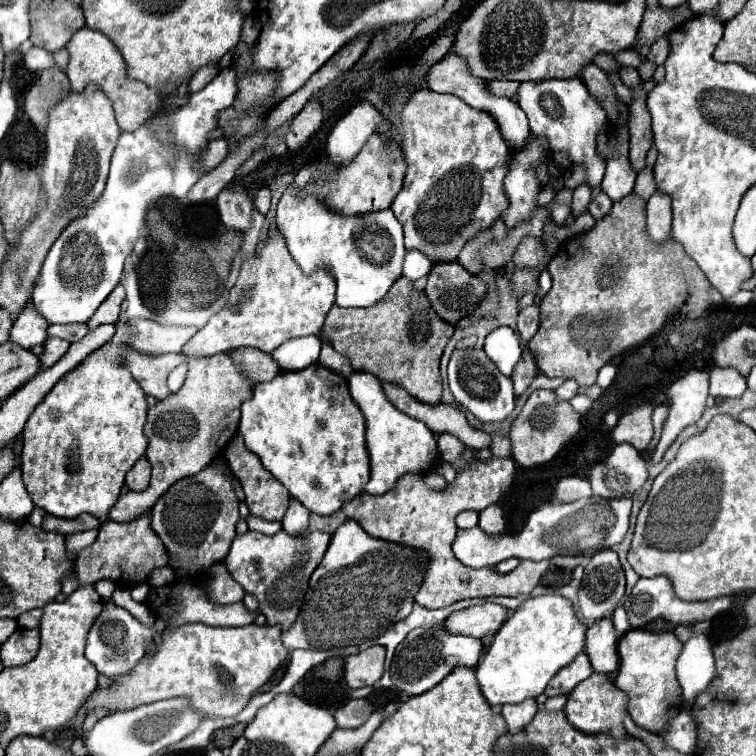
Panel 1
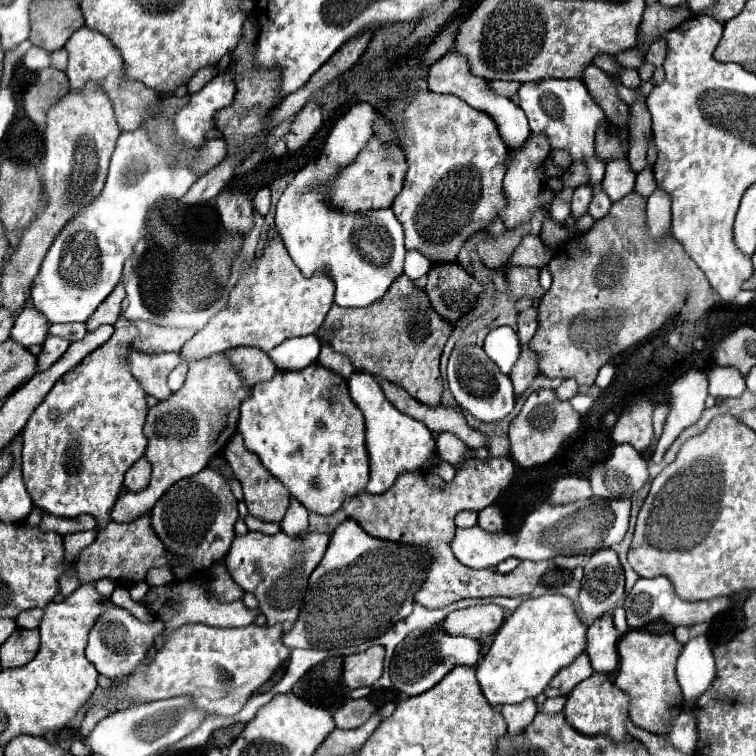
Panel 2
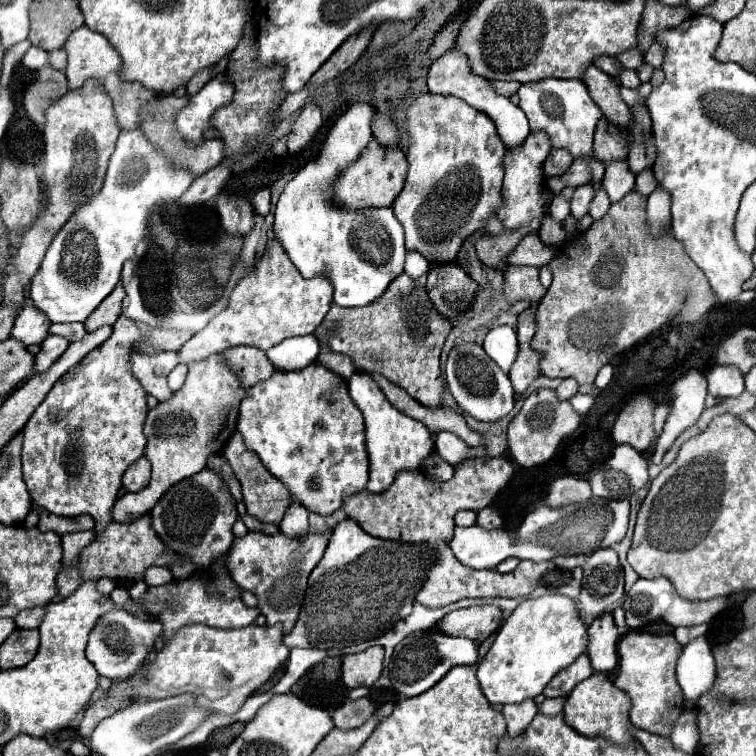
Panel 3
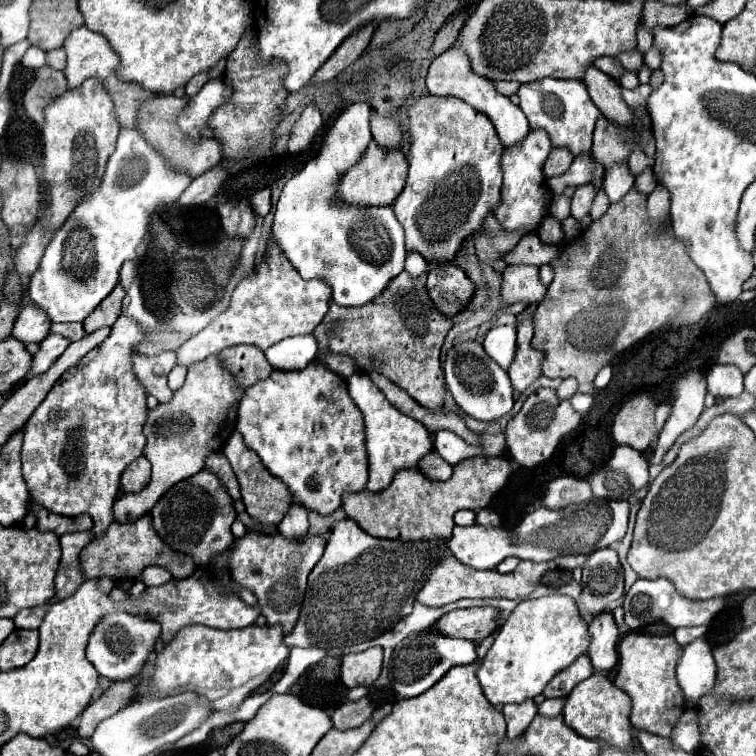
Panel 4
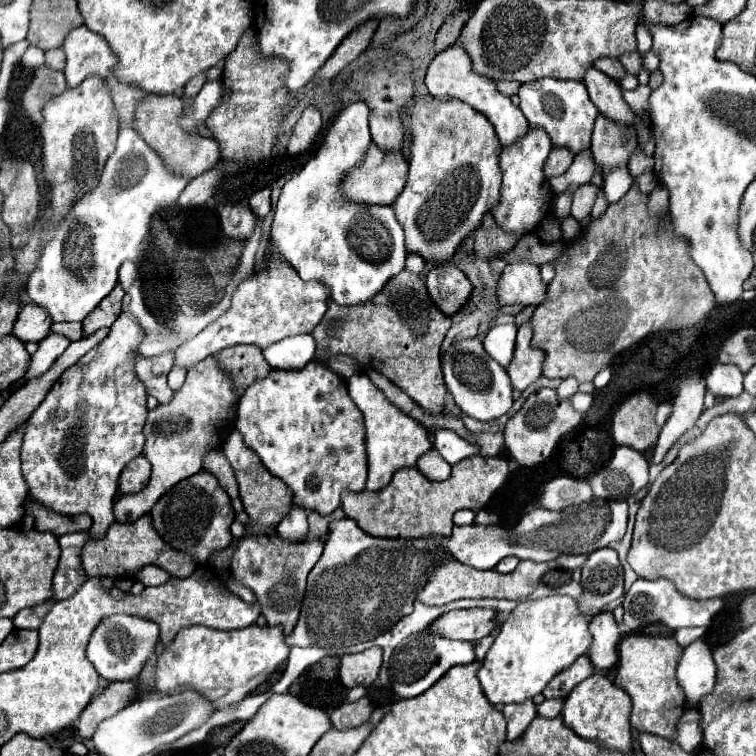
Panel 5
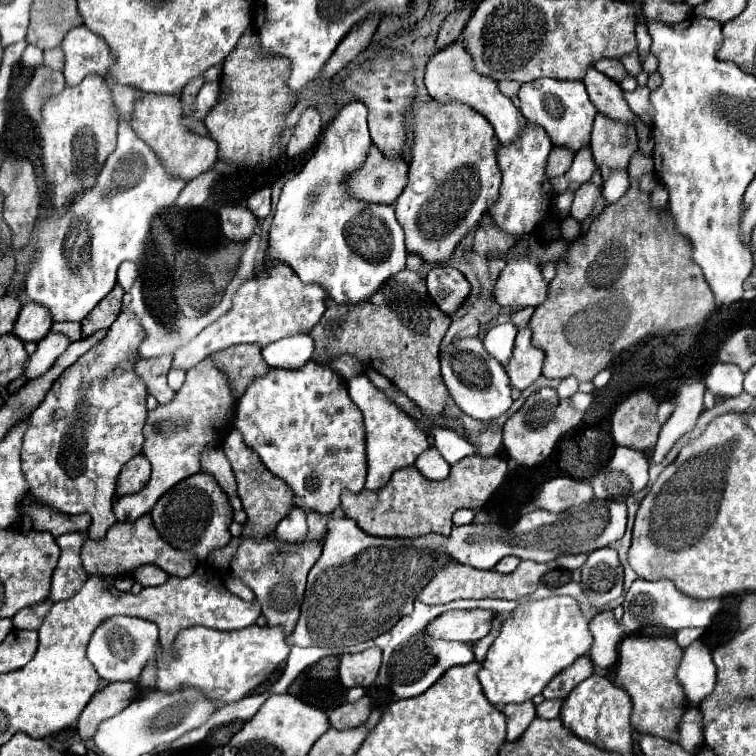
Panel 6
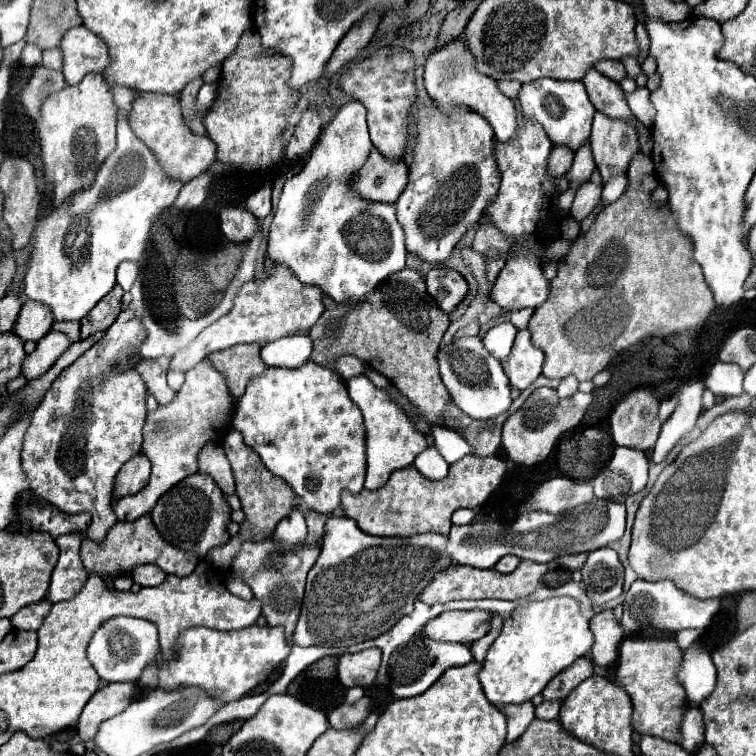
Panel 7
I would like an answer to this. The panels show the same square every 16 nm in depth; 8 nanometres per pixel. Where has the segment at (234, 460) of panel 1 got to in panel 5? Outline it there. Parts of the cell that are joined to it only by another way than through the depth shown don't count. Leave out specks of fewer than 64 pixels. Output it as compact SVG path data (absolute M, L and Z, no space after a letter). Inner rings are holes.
M234 430L228 436L228 440L222 446L222 452L226 454L226 458L232 464L232 470L236 474L238 484L240 484L240 496L242 496L244 510L252 520L252 526L246 526L246 534L268 534L270 528L276 528L276 524L288 514L288 510L292 506L292 492L286 488L286 484L280 478L272 476L264 468L258 454L244 444L238 430Z

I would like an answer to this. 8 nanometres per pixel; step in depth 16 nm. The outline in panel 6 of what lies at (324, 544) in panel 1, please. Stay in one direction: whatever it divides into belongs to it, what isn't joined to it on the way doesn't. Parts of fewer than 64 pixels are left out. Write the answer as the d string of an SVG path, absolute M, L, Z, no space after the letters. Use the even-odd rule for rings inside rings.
M272 536L268 538L246 538L240 542L238 552L234 554L230 562L230 570L236 578L242 580L254 594L256 600L262 606L262 614L266 616L270 626L282 626L286 636L292 634L298 614L300 614L300 604L304 598L304 588L306 588L306 576L310 568L316 564L316 560L322 554L322 542L312 540L312 542L300 542L300 544L284 544Z

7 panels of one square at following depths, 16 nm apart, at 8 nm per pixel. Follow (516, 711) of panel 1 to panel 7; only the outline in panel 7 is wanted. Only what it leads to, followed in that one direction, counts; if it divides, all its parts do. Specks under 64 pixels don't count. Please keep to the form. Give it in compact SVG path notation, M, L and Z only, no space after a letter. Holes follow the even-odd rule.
M532 702L508 704L504 708L504 714L506 714L506 720L508 720L508 736L506 736L506 742L514 742L514 740L518 740L524 734L524 730L534 720L534 704Z

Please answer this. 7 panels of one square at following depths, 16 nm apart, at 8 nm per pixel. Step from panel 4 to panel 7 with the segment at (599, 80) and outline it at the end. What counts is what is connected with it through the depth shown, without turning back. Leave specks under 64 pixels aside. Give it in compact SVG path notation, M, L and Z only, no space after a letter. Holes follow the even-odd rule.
M590 68L586 72L582 82L590 96L590 102L596 106L598 112L606 114L608 118L616 118L616 120L624 120L624 122L634 120L634 114L630 112L630 108L626 104L624 90L620 88L618 82L606 78L604 74L600 74L594 68Z

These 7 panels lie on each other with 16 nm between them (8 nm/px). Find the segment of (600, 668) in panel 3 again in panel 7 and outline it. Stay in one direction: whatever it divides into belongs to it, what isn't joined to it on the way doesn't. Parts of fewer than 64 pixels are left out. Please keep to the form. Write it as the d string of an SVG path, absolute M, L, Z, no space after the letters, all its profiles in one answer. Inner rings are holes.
M602 610L596 614L590 620L590 632L594 634L594 644L590 650L592 662L600 668L614 664L618 658L618 646L624 640L624 630L612 610Z

